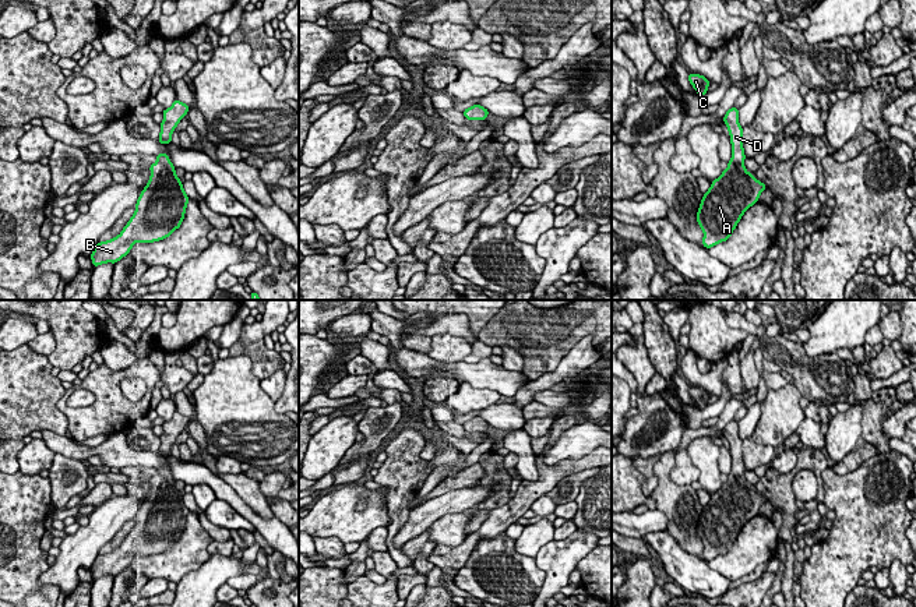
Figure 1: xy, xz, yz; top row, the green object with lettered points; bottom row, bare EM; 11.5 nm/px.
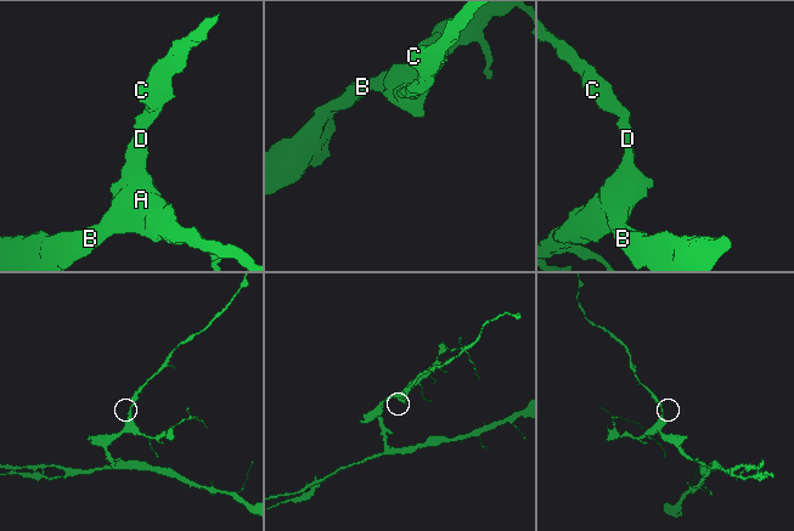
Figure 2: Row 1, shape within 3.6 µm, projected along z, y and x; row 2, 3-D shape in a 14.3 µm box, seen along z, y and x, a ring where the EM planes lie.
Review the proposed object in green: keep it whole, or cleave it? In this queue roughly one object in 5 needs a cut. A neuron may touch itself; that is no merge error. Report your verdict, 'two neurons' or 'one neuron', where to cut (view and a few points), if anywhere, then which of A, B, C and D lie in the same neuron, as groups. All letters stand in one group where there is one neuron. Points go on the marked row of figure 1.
one neuron; cut none; groups A B C D

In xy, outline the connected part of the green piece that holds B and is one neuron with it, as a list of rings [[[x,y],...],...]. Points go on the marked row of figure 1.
[[[165,152],[155,156],[158,160],[149,166],[151,177],[137,200],[134,215],[119,236],[95,246],[91,254],[94,268],[116,264],[137,241],[159,241],[180,227],[190,198],[169,156]]]

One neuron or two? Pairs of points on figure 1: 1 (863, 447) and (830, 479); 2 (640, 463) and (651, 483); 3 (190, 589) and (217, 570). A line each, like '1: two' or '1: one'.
1: two
2: one
3: one

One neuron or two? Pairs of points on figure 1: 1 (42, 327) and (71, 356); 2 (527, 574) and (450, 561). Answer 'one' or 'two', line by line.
1: two
2: two

